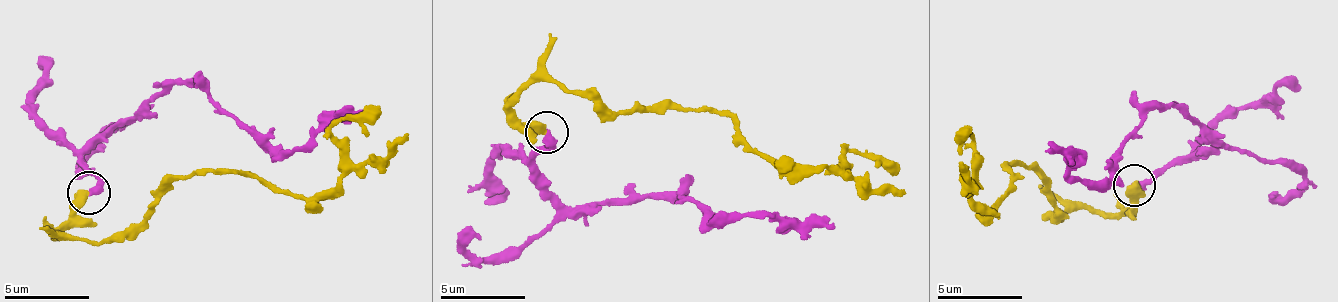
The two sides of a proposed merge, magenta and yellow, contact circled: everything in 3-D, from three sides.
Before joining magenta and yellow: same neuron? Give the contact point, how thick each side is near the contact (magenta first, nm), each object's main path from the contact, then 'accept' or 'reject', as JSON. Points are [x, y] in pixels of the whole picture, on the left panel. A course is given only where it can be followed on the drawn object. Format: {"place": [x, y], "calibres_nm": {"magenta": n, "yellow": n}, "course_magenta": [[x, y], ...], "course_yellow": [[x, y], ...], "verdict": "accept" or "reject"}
{"place": [89, 192], "calibres_nm": {"magenta": 460, "yellow": 600}, "course_magenta": [[89, 192], [99, 184], [84, 153], [177, 83], [205, 84], [221, 109], [272, 148], [295, 153], [363, 109]], "course_yellow": [[86, 191], [54, 234], [108, 244], [194, 174], [242, 173], [321, 200], [342, 173], [332, 127], [383, 113]], "verdict": "accept"}

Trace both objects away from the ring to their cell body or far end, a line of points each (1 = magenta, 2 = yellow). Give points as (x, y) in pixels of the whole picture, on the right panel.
1: (1132, 184), (1204, 157), (1216, 143), (1171, 107), (1152, 109), (1112, 154), (1107, 180), (1087, 185), (1051, 149)
2: (1135, 183), (1128, 207), (1053, 222), (1021, 164), (982, 213), (966, 137)

